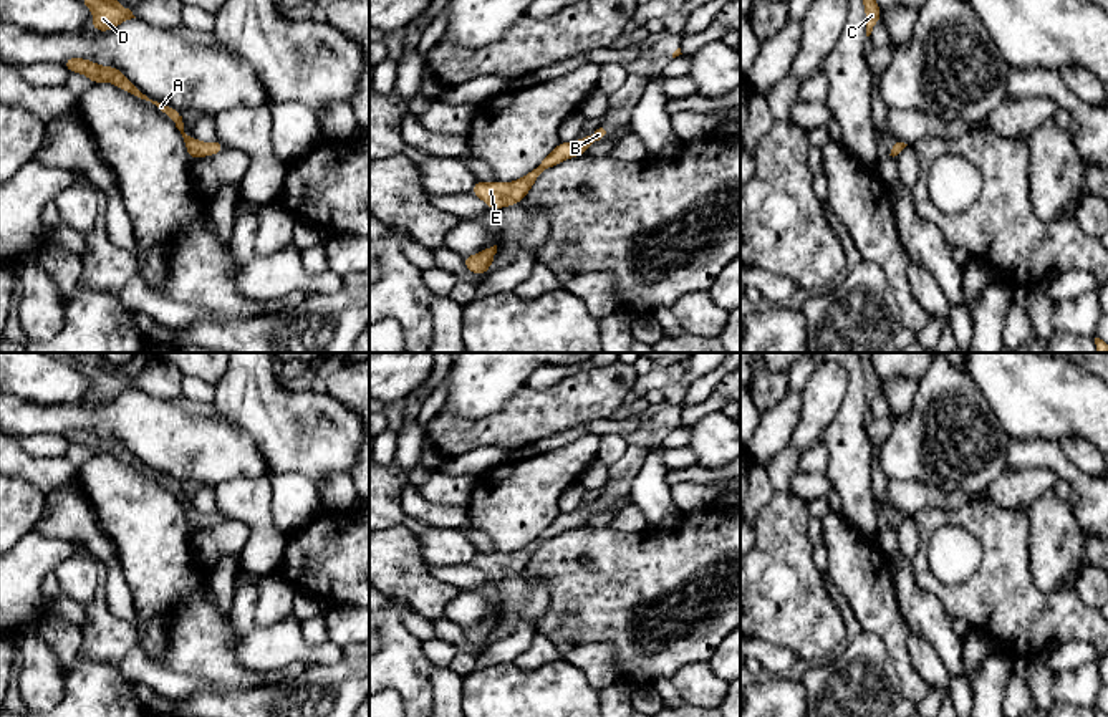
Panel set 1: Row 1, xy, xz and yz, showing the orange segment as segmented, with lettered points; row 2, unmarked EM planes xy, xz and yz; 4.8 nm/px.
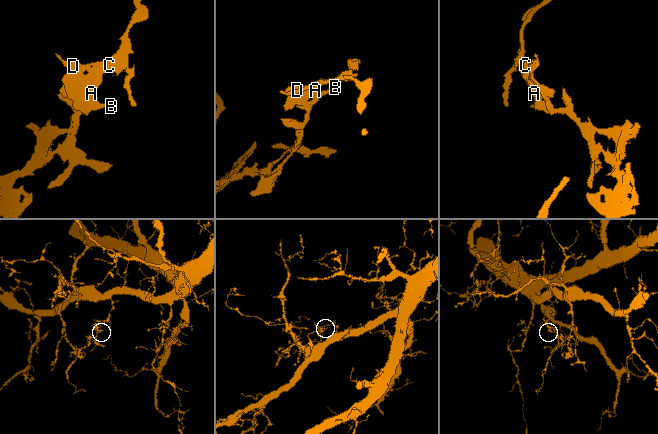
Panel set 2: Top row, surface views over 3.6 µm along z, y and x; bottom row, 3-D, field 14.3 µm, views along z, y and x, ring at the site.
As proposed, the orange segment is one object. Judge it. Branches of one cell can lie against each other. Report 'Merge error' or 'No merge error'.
No merge error

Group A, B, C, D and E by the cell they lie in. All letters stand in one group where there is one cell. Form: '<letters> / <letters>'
A B C D E

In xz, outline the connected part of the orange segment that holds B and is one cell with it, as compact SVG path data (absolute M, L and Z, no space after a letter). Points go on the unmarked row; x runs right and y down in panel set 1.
M600 498L593 505L581 508L578 512L573 512L573 513L560 512L560 515L533 541L530 541L522 550L513 551L513 553L475 551L472 558L472 565L479 568L480 571L484 571L492 581L513 576L527 568L528 561L532 560L532 556L535 555L535 551L543 541L570 528L585 525L590 520L590 517L600 512L605 505L606 502Z

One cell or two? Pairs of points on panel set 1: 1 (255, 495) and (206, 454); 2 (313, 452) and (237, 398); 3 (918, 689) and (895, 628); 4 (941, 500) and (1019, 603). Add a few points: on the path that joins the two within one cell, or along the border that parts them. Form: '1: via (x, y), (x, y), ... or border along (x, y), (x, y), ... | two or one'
1: border along (269, 476), (224, 479), (212, 487) | two
2: via (295, 434), (255, 401) | one
3: via (908, 674), (896, 643) | one
4: border along (986, 502), (954, 509), (923, 507), (913, 517) | two

